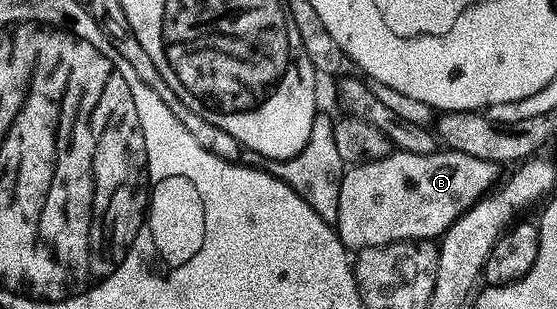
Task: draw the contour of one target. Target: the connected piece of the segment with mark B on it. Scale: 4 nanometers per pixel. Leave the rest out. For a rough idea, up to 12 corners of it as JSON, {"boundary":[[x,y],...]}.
{"boundary":[[448,148],[346,169],[350,252],[440,240],[498,185]]}

